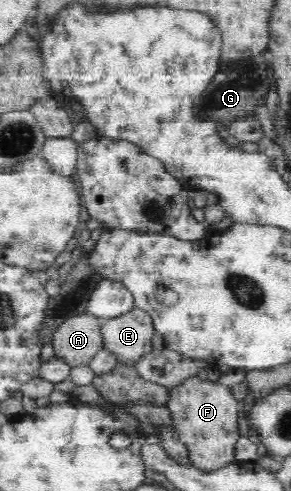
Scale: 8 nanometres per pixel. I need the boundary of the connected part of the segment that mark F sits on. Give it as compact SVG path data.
M197 373L188 375L178 385L169 388L167 408L174 420L176 435L188 447L194 467L214 470L235 462L233 454L239 439L237 419L240 407L232 388L218 381L202 379Z

